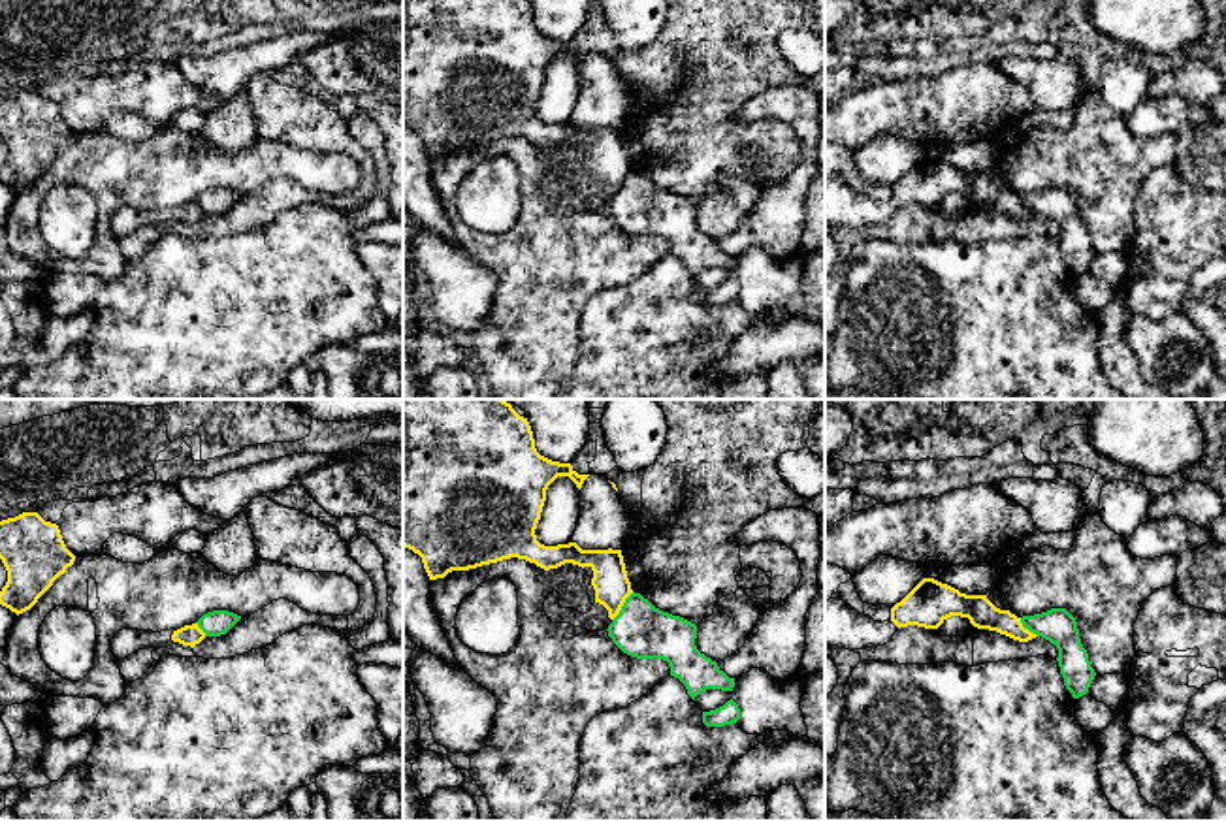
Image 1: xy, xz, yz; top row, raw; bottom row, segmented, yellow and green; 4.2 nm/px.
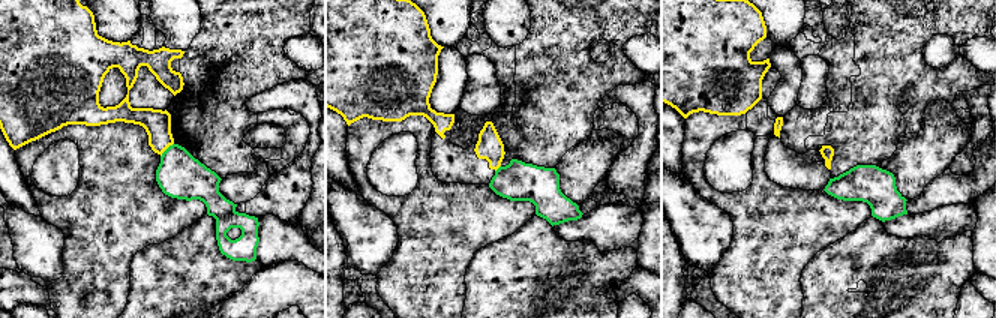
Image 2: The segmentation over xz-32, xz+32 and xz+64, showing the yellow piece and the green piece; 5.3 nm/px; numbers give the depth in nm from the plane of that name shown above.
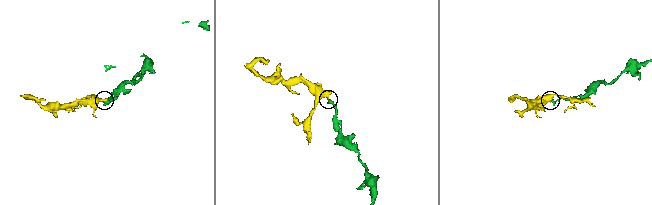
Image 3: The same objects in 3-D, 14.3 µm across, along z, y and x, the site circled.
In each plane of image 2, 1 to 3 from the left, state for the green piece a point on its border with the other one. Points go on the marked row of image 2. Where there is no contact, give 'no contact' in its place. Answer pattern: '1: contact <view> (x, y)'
1: contact xz-32 (165, 149)
2: contact xz+32 (498, 167)
3: no contact

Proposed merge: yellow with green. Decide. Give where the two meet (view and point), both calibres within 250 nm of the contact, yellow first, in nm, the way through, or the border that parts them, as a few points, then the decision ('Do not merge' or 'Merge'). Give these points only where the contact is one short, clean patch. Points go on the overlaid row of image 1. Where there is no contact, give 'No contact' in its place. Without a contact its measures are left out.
Touches yellow at xz (622, 605). Thickness 150 nm (yellow) against 240 nm. Boundary: xz (633, 592), (612, 620). Do not merge

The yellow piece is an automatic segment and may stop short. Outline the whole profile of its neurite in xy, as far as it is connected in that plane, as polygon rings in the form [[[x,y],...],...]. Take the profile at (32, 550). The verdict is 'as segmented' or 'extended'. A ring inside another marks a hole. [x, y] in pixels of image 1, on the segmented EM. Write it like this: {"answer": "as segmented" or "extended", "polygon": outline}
{"answer": "as segmented", "polygon": [[[23,512],[0,522],[0,559],[8,571],[0,604],[19,616],[73,565],[75,555],[66,548],[56,523],[38,512]]]}

